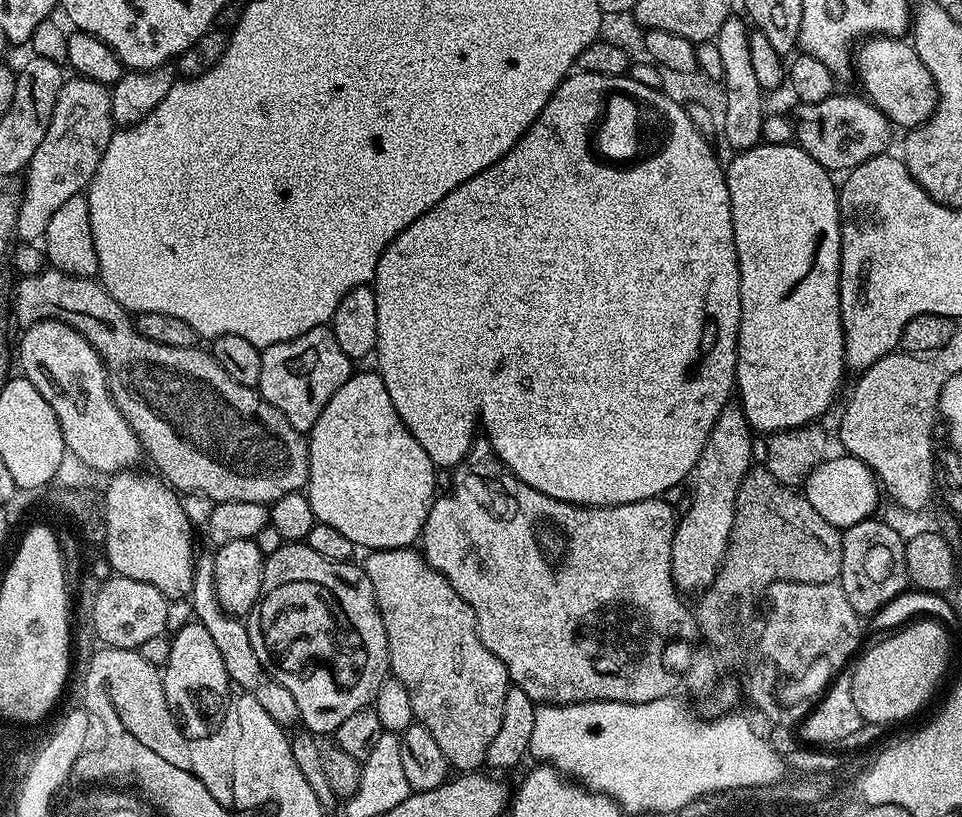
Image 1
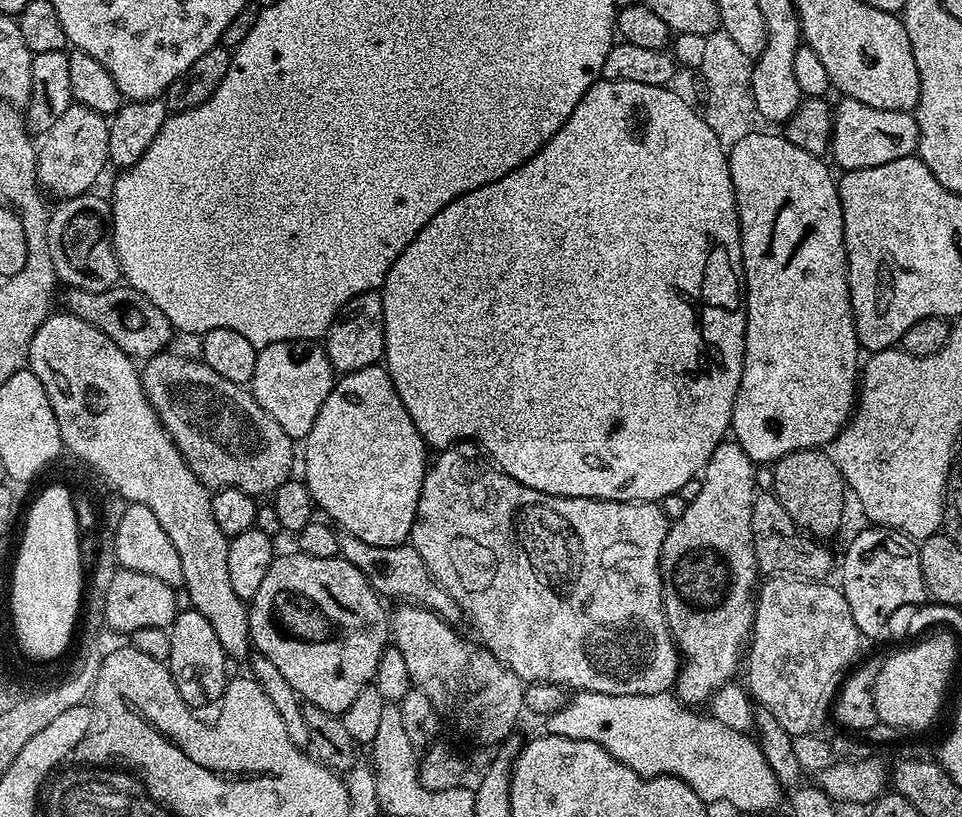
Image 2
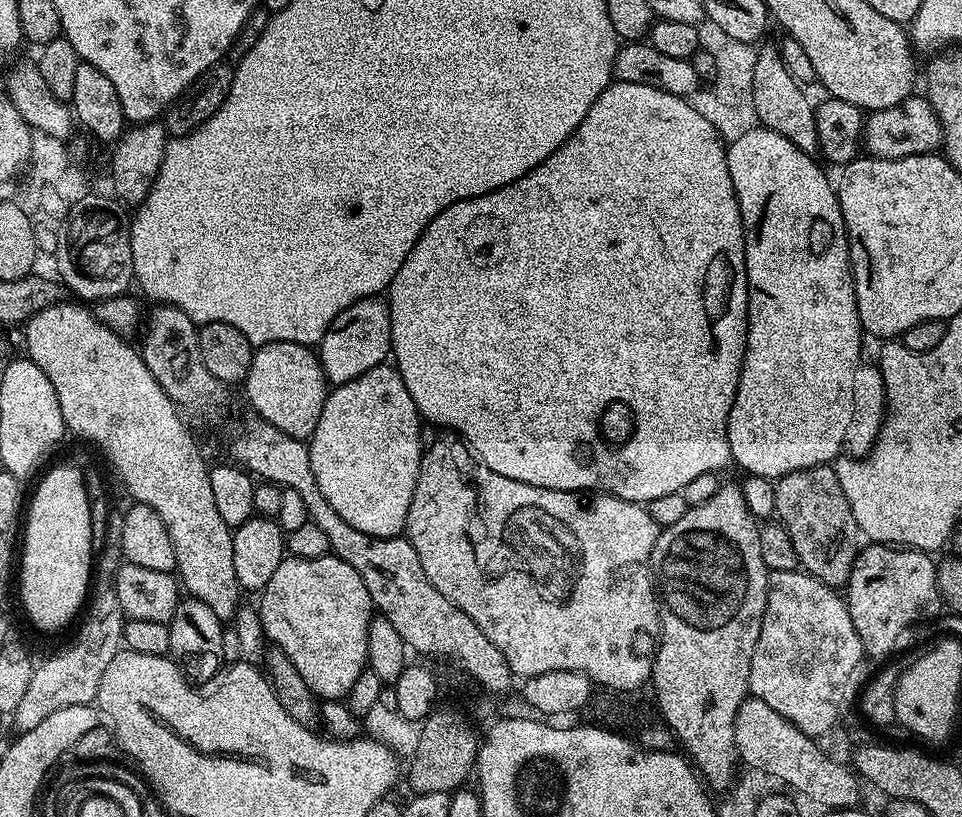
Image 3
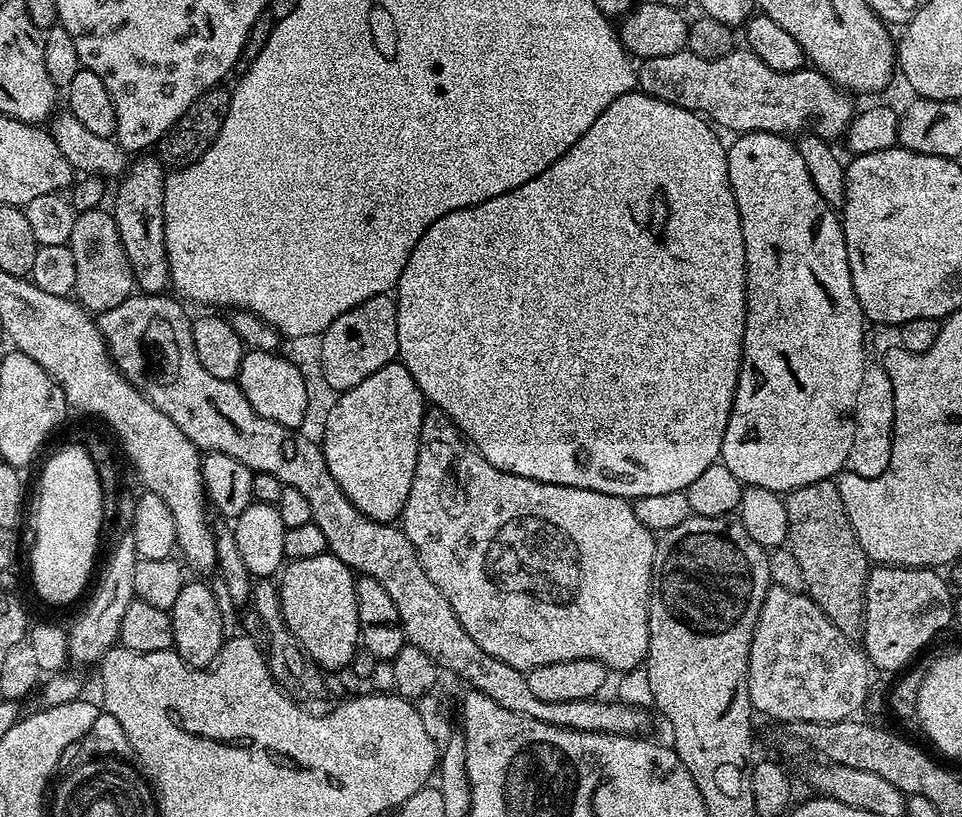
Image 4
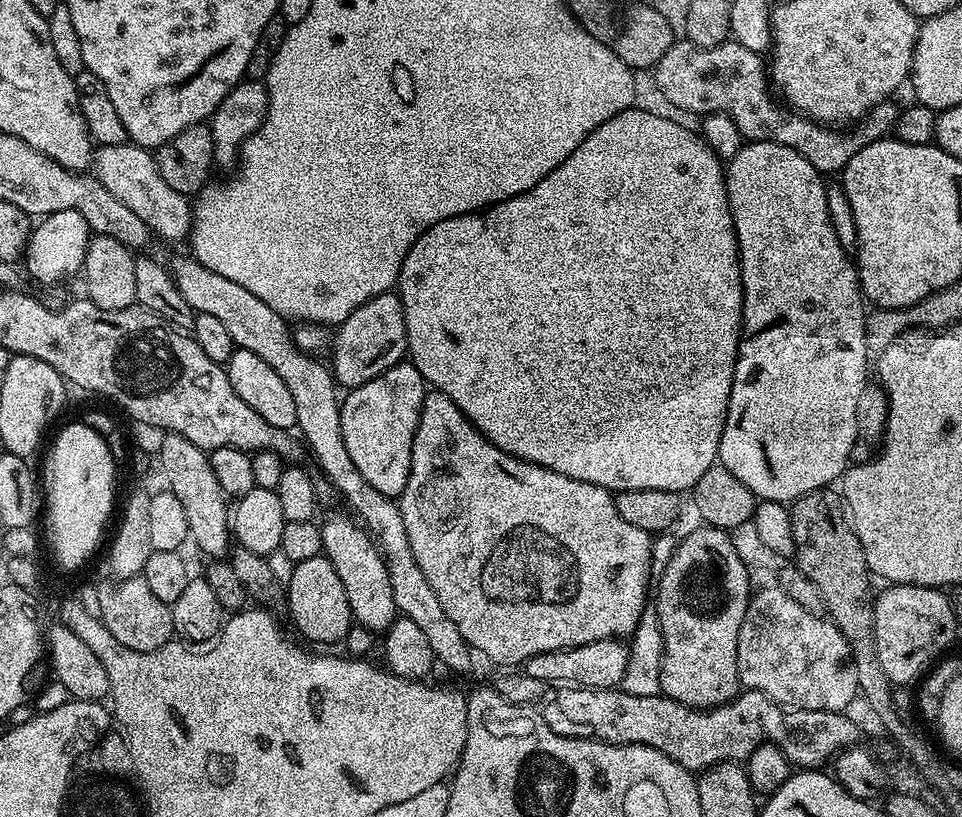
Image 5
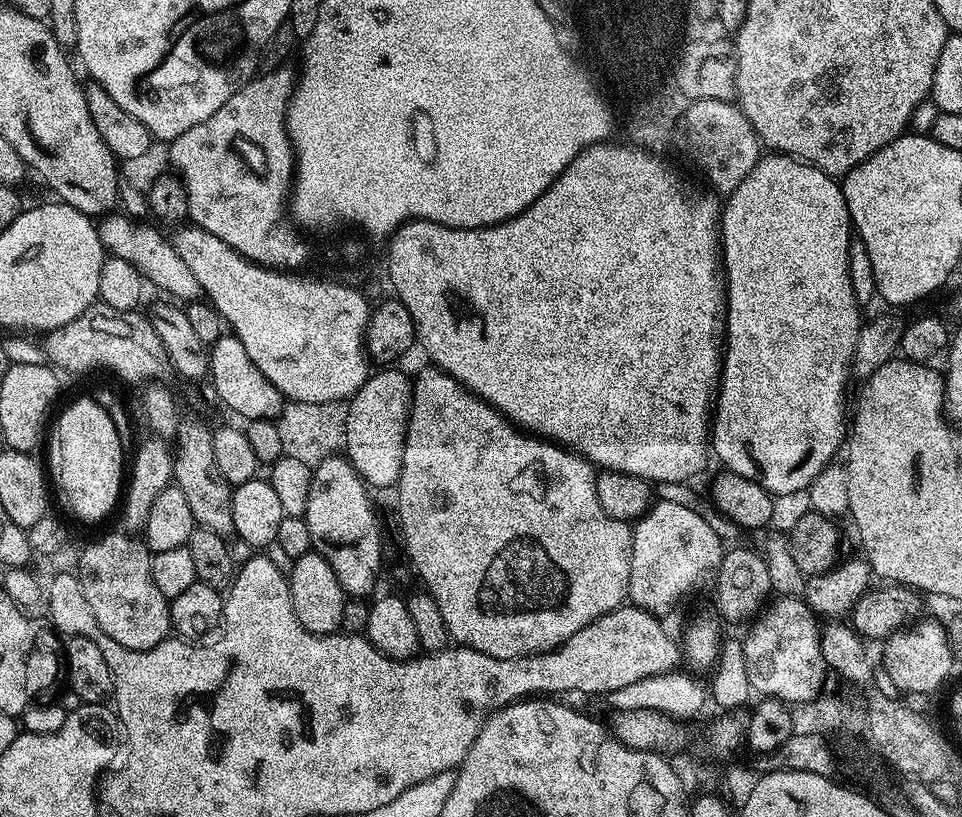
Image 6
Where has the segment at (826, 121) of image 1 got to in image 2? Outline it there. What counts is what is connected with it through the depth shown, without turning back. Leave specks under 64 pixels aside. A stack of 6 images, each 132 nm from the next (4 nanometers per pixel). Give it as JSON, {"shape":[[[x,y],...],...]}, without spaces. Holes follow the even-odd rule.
{"shape":[[[839,101],[832,113],[832,136],[830,145],[831,163],[844,172],[866,172],[870,166],[898,164],[902,158],[913,155],[918,146],[920,131],[912,112],[878,110],[866,106],[866,102]]]}

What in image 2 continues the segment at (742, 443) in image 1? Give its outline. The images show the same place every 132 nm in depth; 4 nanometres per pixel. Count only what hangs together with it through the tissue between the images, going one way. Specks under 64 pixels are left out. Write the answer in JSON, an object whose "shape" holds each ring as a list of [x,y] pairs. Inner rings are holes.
{"shape":[[[725,438],[706,462],[698,498],[688,502],[682,518],[671,521],[666,542],[662,542],[660,580],[664,584],[664,613],[682,661],[674,695],[685,706],[707,705],[714,693],[735,677],[732,675],[736,667],[742,664],[742,649],[750,640],[752,615],[756,613],[754,593],[758,588],[752,533],[752,507],[758,495],[755,468],[746,450],[735,439]]]}

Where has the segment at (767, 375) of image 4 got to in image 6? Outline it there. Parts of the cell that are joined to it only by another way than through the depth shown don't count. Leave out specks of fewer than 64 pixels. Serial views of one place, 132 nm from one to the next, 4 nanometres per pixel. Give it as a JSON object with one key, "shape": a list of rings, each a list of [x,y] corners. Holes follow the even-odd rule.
{"shape":[[[783,154],[761,155],[754,170],[742,178],[733,192],[727,193],[718,221],[718,236],[722,241],[722,276],[726,281],[726,347],[722,352],[722,375],[714,400],[714,419],[710,424],[710,448],[715,459],[717,456],[727,471],[752,479],[773,497],[790,495],[809,488],[820,471],[833,463],[835,456],[832,455],[839,448],[841,451],[846,440],[844,391],[848,388],[848,376],[852,372],[852,361],[856,355],[862,313],[861,305],[856,303],[854,290],[850,286],[848,247],[854,239],[854,229],[852,219],[848,217],[843,187],[813,164],[805,164],[802,160]]]}

